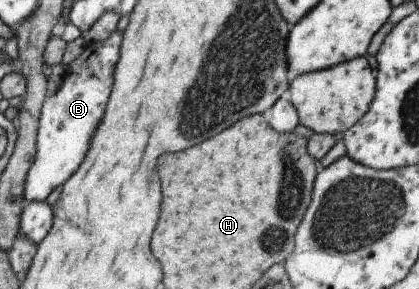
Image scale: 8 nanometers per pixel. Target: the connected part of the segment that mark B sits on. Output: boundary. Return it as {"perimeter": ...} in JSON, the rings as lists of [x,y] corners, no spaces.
{"perimeter":[[[115,30],[98,43],[89,43],[70,63],[64,67],[62,81],[50,97],[46,97],[40,107],[34,143],[34,159],[24,177],[22,199],[28,202],[45,201],[48,195],[72,175],[94,135],[96,125],[102,119],[104,105],[112,85],[112,71],[118,59],[118,45],[122,33]]]}

